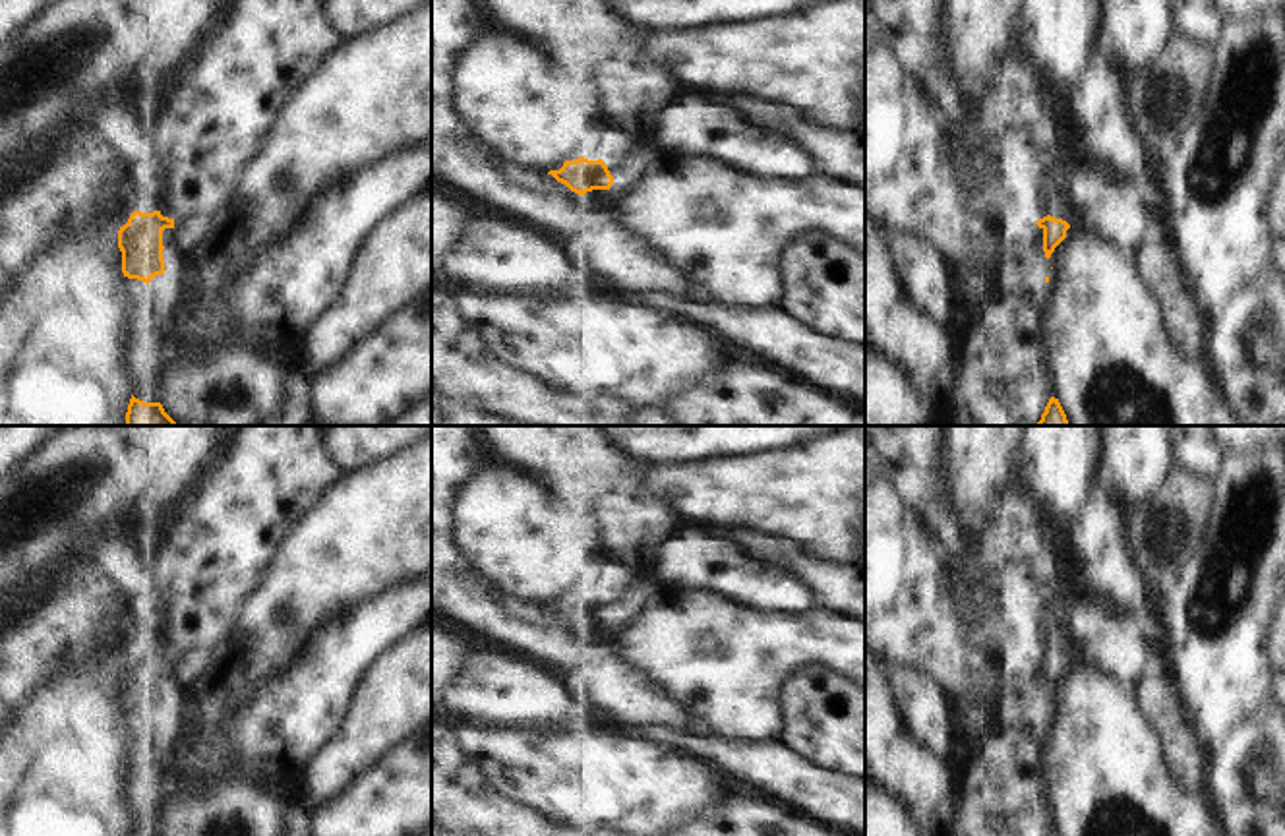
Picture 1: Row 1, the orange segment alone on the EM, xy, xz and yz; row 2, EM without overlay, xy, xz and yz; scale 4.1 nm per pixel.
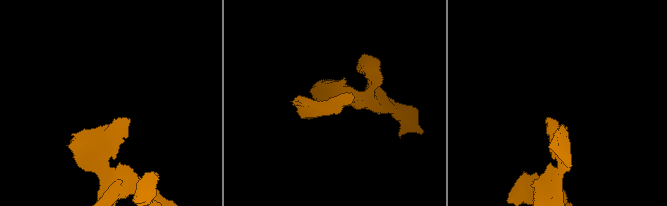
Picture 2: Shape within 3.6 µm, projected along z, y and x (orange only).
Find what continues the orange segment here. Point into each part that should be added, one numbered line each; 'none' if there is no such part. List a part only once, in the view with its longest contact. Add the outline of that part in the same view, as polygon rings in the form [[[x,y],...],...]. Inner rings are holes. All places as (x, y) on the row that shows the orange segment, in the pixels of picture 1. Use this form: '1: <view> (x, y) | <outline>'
1: xy (200, 136) | [[[230,0],[221,23],[203,41],[201,48],[192,56],[186,72],[174,85],[161,93],[157,99],[145,97],[139,104],[130,110],[130,124],[135,126],[135,135],[139,141],[139,155],[149,161],[149,168],[139,172],[141,184],[149,184],[155,178],[163,180],[161,188],[161,215],[174,221],[174,244],[180,248],[192,248],[197,234],[207,232],[207,228],[224,219],[226,209],[236,201],[240,184],[246,168],[254,159],[265,149],[275,126],[279,124],[290,99],[304,89],[329,62],[337,48],[346,41],[346,37],[335,27],[329,17],[325,0]]]

